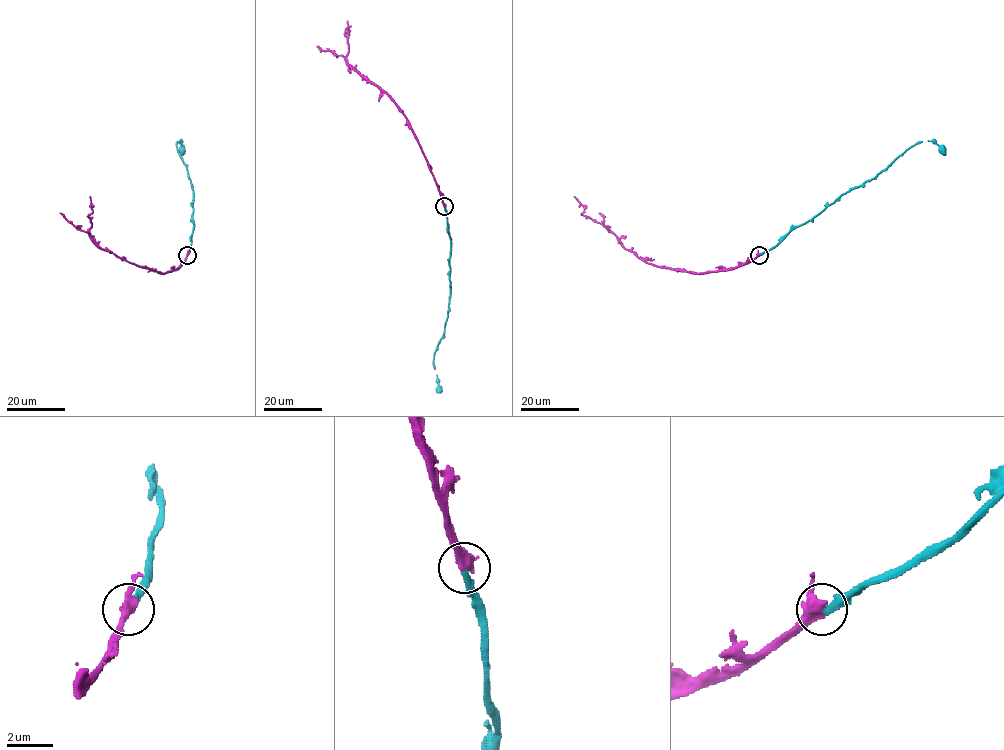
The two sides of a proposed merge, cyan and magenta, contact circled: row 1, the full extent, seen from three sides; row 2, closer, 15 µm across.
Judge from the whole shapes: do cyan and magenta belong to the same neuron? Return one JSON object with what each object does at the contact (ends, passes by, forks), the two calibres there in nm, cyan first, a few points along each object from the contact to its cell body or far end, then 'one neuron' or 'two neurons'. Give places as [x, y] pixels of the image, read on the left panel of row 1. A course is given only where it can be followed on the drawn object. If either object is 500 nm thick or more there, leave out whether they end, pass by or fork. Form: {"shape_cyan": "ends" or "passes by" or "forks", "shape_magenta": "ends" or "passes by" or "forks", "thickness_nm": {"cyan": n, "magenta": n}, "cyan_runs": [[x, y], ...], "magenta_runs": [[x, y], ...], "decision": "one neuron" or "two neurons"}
{"shape_cyan": "ends", "shape_magenta": "passes by", "thickness_nm": {"cyan": 280, "magenta": 440}, "cyan_runs": [[187, 254], [193, 230], [193, 190], [187, 165], [177, 150], [176, 143], [180, 140], [184, 149], [182, 154]], "magenta_runs": [[187, 254], [178, 267], [163, 273], [136, 266], [103, 250], [91, 237], [88, 215], [92, 212], [90, 196]], "decision": "one neuron"}

